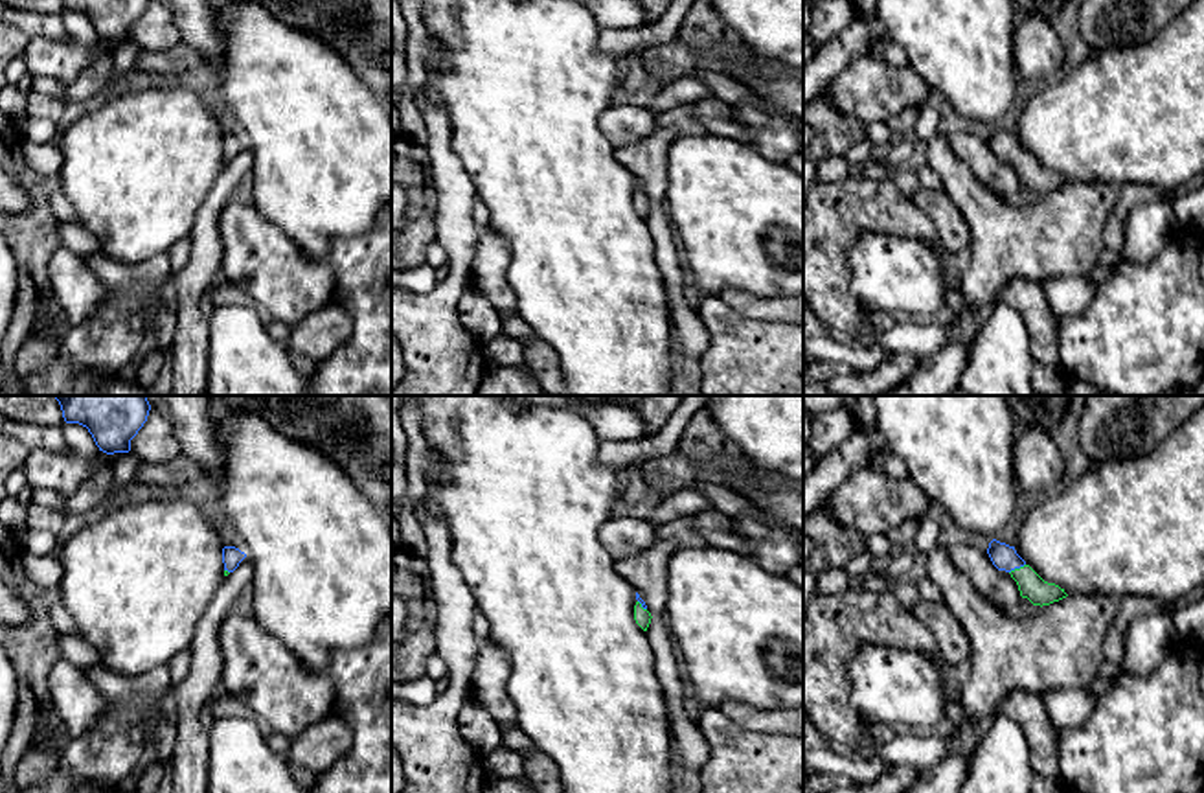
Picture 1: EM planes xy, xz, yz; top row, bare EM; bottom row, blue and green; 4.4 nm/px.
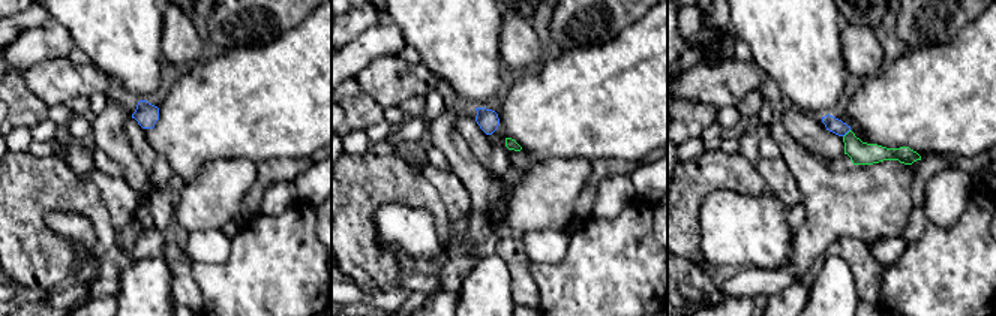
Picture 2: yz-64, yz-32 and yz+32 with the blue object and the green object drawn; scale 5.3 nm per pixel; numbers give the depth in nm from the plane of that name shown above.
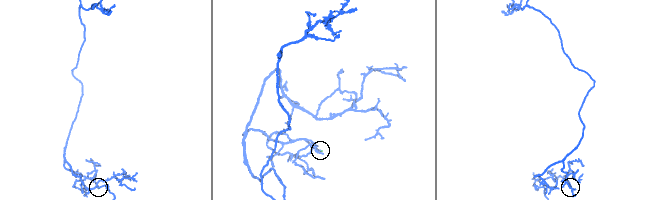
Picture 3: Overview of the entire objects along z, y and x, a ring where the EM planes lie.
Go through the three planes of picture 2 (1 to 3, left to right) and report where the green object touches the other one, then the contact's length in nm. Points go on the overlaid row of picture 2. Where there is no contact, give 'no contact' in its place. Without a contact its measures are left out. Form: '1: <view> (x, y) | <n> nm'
1: no contact
2: no contact
3: yz+32 (846, 132) | 60 nm

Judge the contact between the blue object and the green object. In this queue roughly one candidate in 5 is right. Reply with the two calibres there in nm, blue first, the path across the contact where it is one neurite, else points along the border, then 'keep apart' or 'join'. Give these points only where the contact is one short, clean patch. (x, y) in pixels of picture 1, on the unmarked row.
calibres 110 and 110 nm; way yz (1004, 146), (1017, 155), (1030, 172); join

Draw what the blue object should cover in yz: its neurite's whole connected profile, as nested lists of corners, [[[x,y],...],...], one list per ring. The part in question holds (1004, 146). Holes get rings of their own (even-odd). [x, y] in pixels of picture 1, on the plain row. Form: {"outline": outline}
{"outline": [[[993,127],[987,142],[998,158],[1005,158],[1017,169],[1020,184],[1033,193],[1050,193],[1068,182],[1055,171],[1044,169],[1015,138],[1005,131]]]}

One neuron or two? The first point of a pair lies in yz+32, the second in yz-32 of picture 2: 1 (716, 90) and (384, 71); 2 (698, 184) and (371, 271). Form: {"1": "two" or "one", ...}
{"1": "one", "2": "one"}

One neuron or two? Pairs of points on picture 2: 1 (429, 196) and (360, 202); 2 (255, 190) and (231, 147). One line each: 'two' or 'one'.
1: one
2: two

